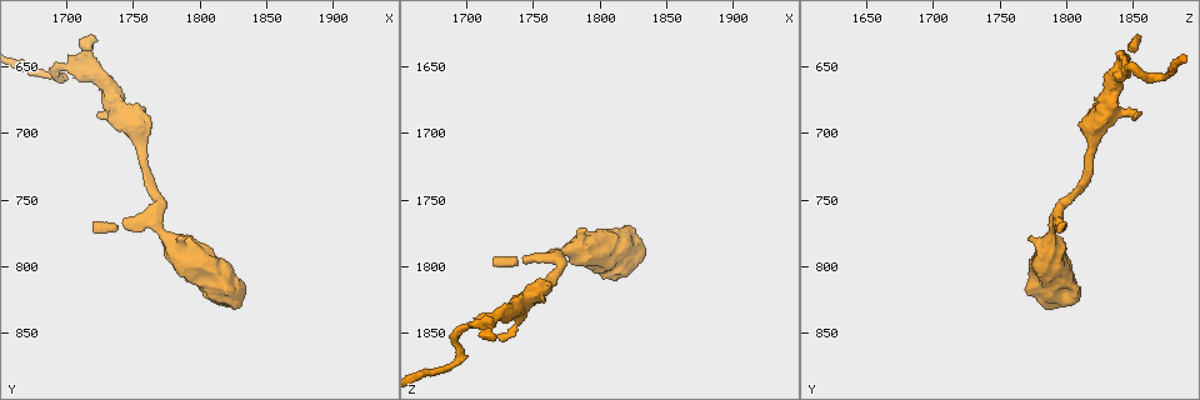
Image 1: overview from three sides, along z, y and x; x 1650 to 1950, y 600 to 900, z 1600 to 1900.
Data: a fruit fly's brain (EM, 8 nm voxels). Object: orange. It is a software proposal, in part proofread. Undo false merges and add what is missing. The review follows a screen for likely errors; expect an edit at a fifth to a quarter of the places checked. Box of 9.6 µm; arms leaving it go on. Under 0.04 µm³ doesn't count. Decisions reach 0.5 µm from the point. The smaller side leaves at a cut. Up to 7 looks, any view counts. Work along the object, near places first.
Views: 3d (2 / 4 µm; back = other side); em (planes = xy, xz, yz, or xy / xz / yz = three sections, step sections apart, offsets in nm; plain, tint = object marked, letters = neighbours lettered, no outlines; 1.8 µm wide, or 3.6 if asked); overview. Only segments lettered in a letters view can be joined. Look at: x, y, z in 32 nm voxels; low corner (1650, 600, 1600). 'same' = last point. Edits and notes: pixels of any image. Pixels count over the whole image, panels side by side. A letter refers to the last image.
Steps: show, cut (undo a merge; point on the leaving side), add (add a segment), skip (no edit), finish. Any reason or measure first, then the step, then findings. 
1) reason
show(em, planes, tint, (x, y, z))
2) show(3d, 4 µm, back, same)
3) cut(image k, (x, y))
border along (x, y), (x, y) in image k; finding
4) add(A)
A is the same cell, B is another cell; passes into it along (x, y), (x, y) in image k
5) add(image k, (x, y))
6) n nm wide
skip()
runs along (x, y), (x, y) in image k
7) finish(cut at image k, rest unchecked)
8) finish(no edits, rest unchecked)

free end
show(3d, 4 µm, (1722, 776, 1792))

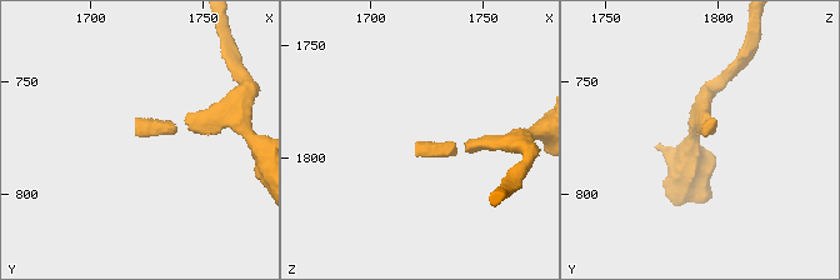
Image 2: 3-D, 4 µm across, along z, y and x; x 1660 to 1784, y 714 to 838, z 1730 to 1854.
show(em, planes, letters, (1721, 774, 1794))

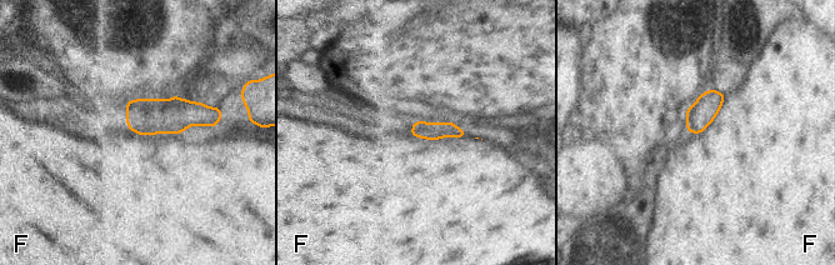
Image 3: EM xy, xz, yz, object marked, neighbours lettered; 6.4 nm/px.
skip()
F is another cell; runs along (414, 130), (454, 130), (460, 134) in image 3; no lettered segment goes on from it

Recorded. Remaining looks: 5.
sharp bend
show(3d, 4 µm, back, (1788, 792, 1784))

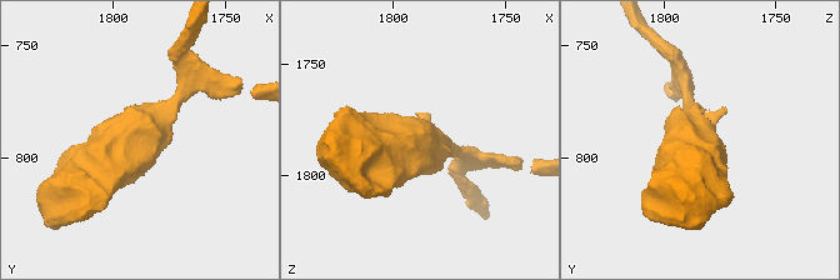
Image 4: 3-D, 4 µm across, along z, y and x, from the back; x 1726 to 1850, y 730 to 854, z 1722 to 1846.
show(em, 3.6 µm, planes, tint, (1788, 791, 1787))

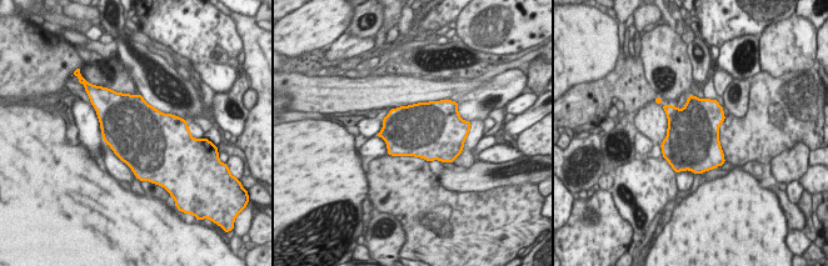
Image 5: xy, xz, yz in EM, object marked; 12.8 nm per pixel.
show(em, 3.6 µm, planes, letters, same)

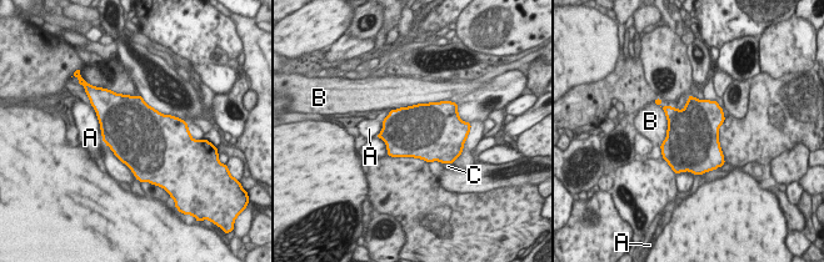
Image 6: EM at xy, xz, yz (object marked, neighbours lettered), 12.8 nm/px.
B touches over 700 nm
skip()
A, B and C are other cells; border along (443, 100), (413, 104), (391, 110) in image 6; continuous, no second neuron

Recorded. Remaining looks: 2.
finish(no edits, rest unchecked)

